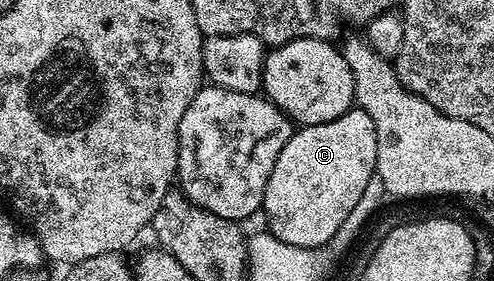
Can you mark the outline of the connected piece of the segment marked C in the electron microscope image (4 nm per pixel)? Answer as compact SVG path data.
M352 109L321 125L300 126L285 149L281 149L281 157L277 157L277 165L273 165L273 173L269 173L269 181L265 185L261 206L267 214L266 230L286 245L326 248L360 200L365 185L369 185L370 179L376 176L376 161L377 129L373 129L373 117L369 117L369 113Z

